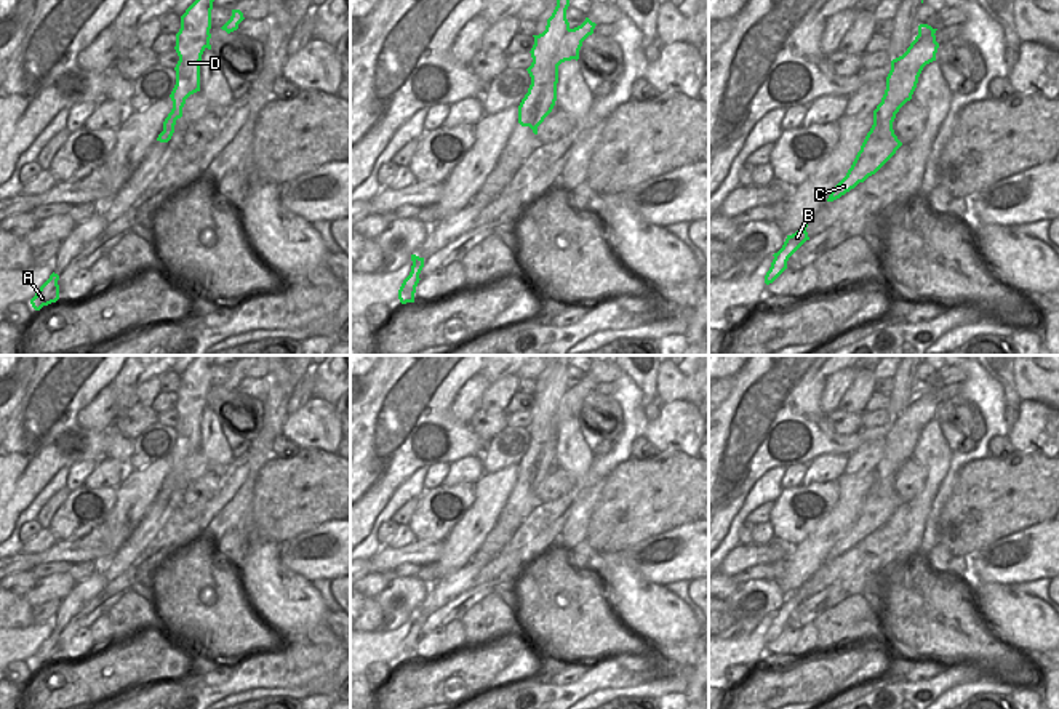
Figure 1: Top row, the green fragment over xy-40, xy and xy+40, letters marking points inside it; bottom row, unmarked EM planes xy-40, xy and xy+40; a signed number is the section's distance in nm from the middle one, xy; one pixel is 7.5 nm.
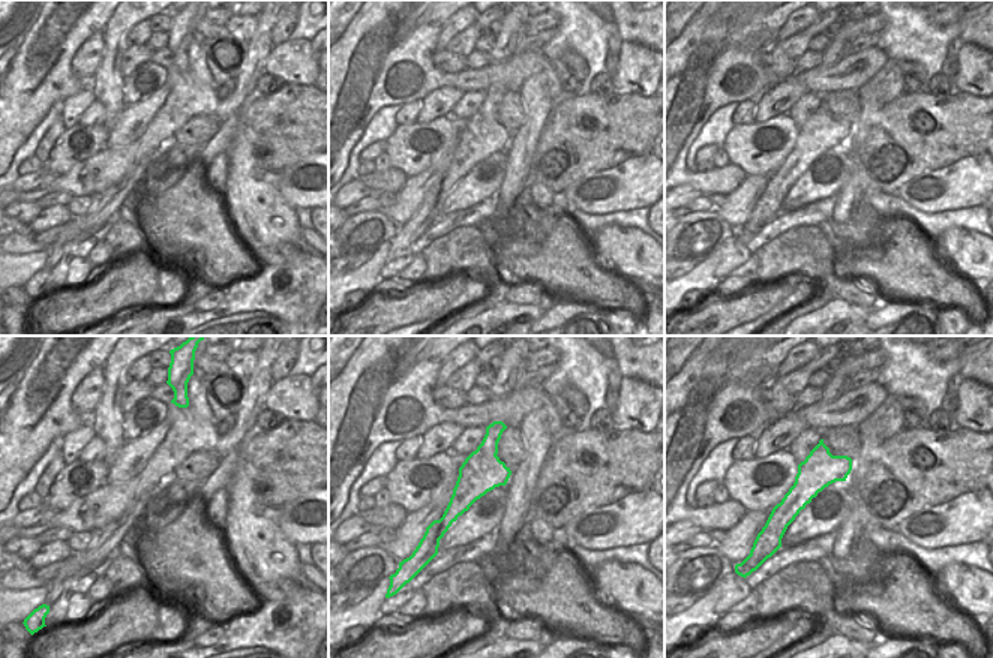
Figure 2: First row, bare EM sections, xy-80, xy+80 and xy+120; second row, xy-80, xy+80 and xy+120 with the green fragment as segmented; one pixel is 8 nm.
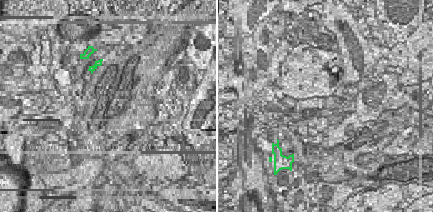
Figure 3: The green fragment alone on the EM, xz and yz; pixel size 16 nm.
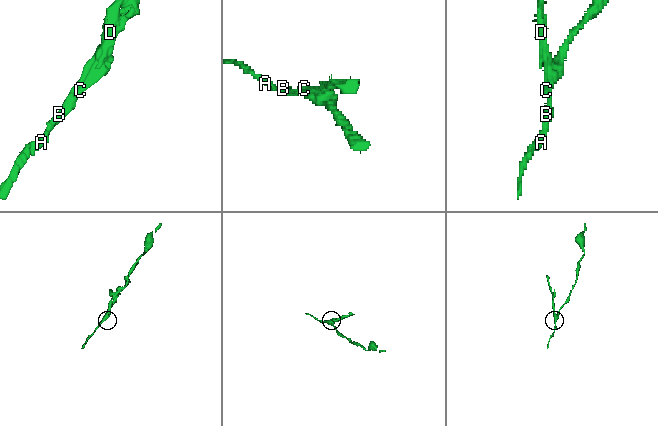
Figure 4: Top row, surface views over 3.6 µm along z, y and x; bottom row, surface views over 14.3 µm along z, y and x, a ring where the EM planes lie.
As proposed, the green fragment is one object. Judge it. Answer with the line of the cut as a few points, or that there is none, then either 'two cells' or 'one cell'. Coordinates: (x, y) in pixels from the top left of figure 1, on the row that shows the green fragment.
cut in xy+40 along (879, 104), (879, 124), (872, 133), (887, 138); two cells

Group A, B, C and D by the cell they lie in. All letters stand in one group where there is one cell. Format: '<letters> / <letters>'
A B C / D

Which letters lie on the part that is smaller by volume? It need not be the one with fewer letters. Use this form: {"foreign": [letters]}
{"foreign": ["D"]}

